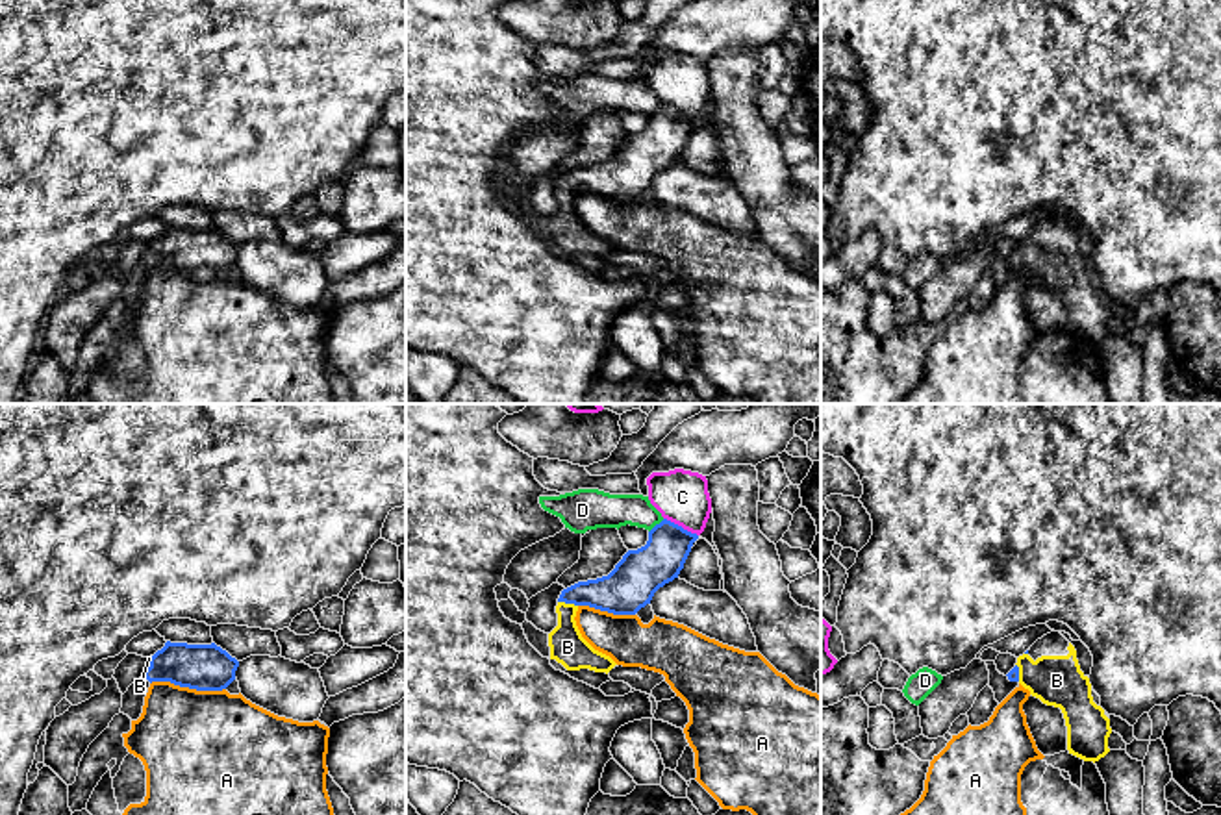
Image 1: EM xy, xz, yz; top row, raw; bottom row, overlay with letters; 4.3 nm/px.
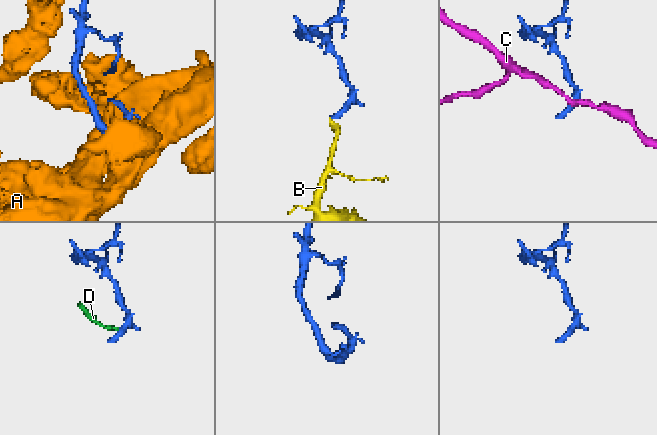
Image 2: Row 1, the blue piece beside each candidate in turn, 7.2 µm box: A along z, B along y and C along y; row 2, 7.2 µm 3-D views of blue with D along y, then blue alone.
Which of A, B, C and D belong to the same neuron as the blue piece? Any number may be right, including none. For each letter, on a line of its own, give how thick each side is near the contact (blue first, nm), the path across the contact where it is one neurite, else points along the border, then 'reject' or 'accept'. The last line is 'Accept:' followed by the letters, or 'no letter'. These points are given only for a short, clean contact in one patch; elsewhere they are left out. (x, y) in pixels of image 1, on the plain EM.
A: calibres 200 and 460 nm; reject
B: calibres 200 and 160 nm; way xz (623, 176), (580, 178), (567, 188), (567, 232); accept
C: calibres 200 and 220 nm; reject
D: calibres 200 and 160 nm; border xz (664, 104), (649, 117); reject
Accept: B

